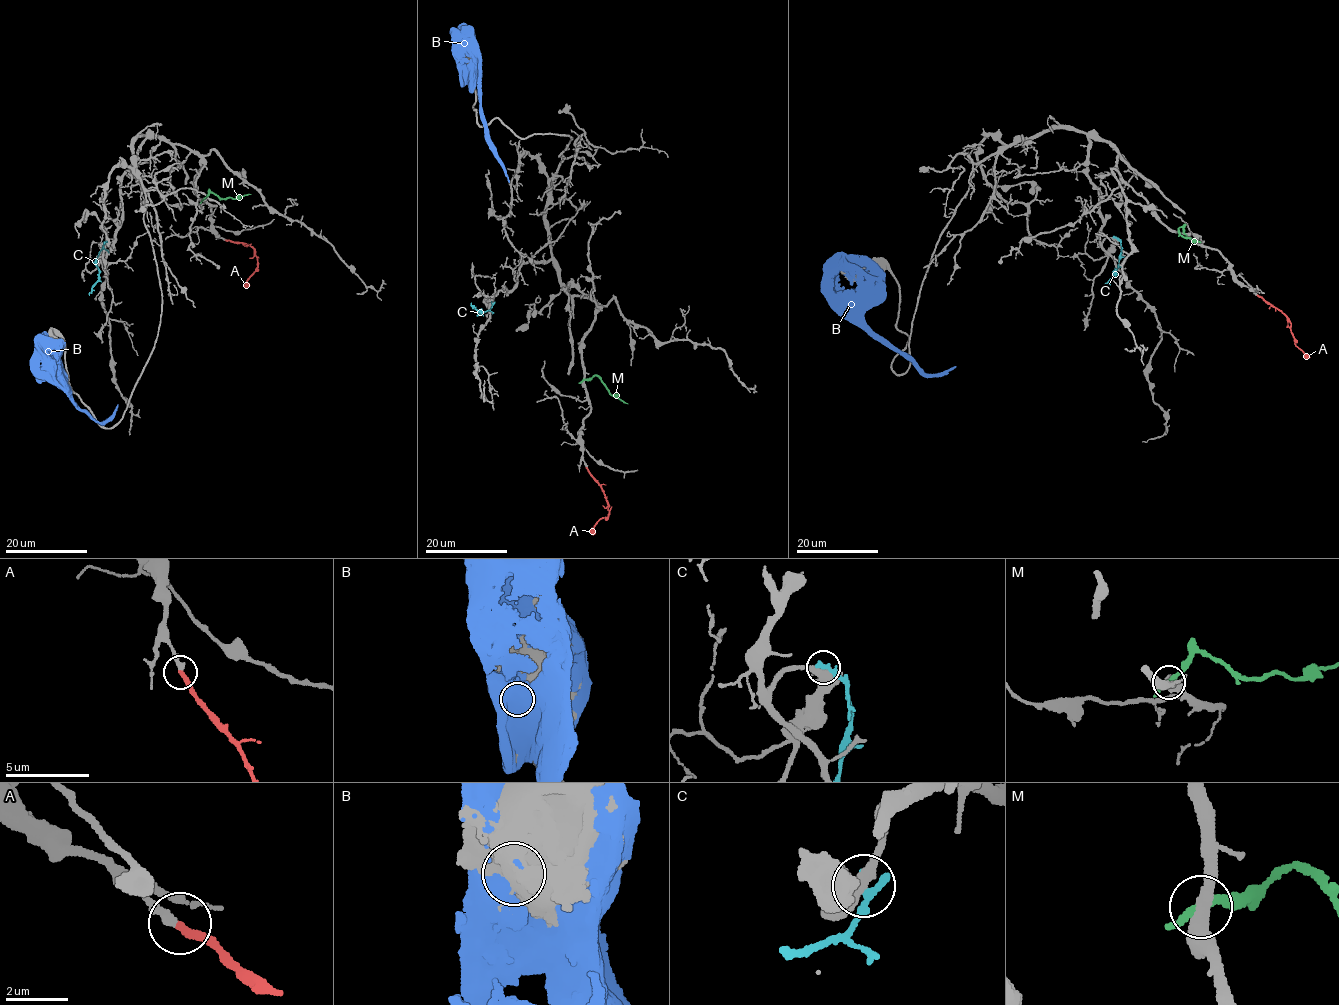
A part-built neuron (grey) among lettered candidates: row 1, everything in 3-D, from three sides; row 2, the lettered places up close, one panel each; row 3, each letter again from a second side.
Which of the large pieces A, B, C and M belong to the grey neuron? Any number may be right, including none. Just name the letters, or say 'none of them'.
A

